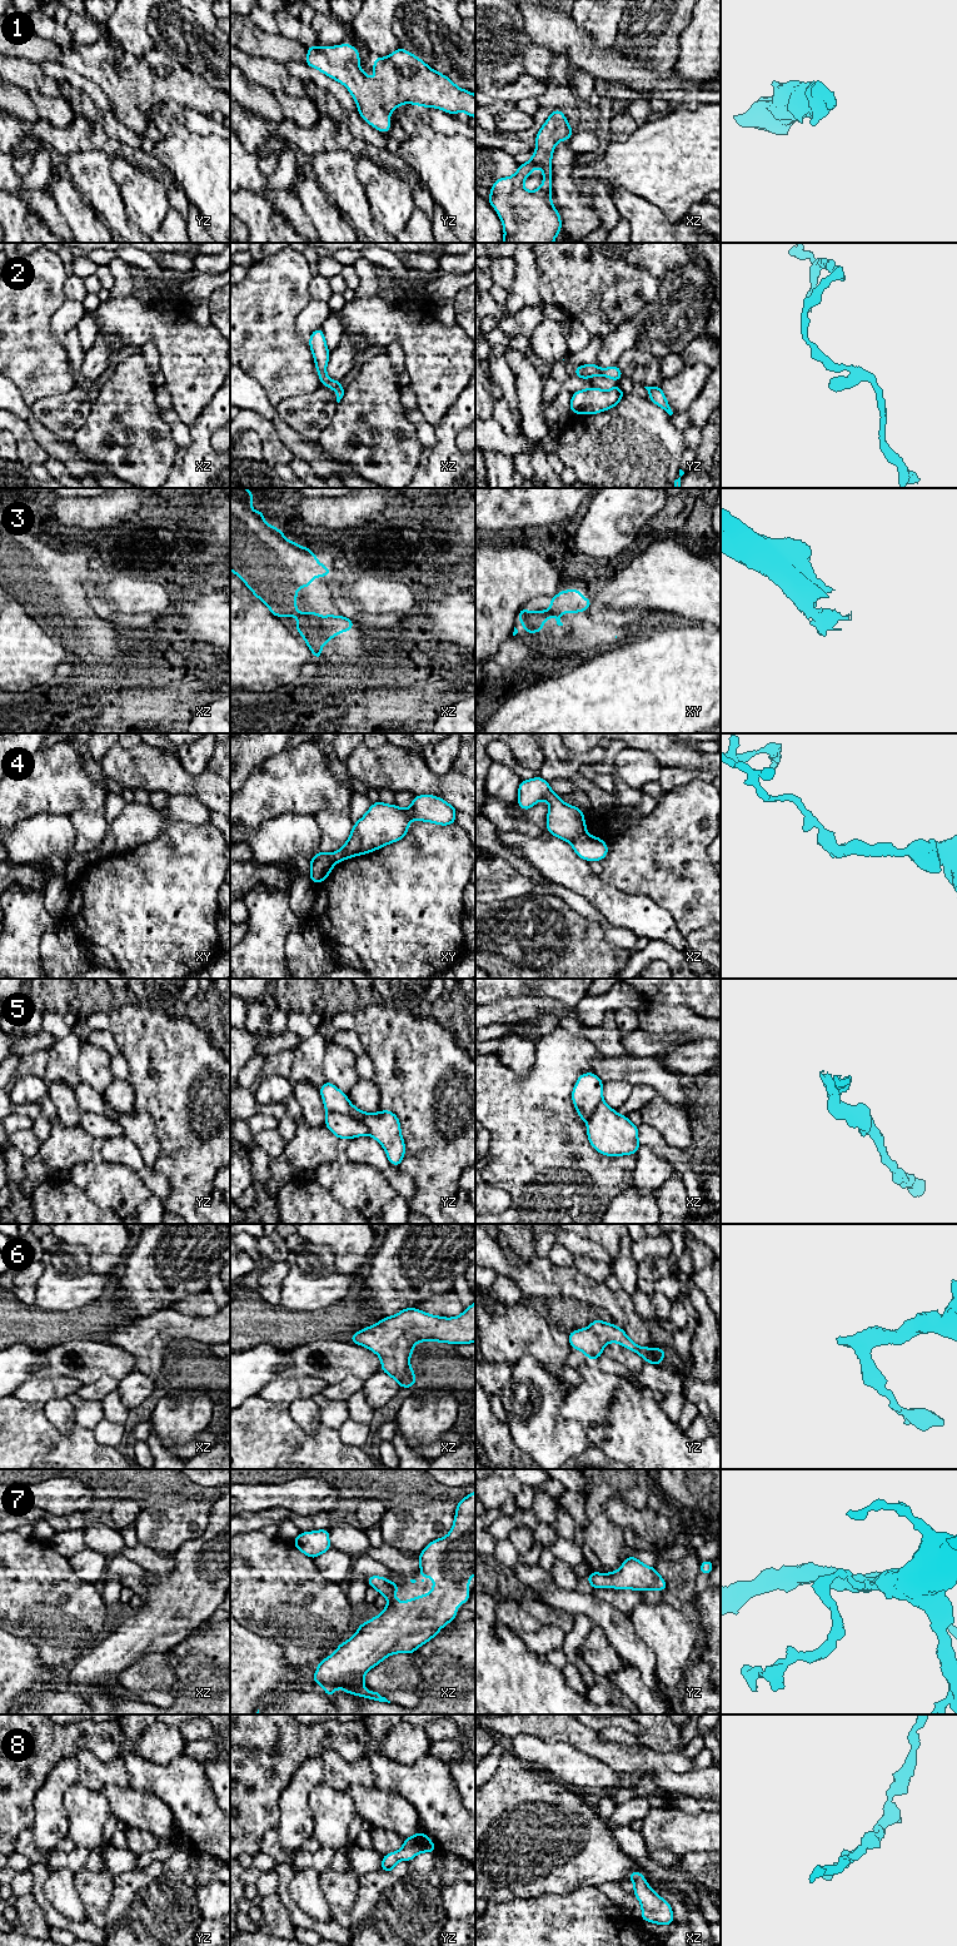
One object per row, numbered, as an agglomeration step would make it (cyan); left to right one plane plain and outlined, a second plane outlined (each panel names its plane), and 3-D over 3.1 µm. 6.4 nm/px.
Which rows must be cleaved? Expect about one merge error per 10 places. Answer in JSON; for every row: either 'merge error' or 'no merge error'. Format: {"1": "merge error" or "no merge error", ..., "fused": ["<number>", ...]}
{"1": "no merge error", "2": "no merge error", "3": "no merge error", "4": "no merge error", "5": "merge error", "6": "no merge error", "7": "no merge error", "8": "no merge error", "fused": ["5"]}

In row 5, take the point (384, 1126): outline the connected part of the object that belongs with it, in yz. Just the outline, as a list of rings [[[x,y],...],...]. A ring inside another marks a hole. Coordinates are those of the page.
[[[353,1105],[350,1113],[368,1128],[369,1135],[382,1144],[389,1163],[399,1166],[405,1154],[405,1144],[398,1116],[389,1110],[368,1114]]]

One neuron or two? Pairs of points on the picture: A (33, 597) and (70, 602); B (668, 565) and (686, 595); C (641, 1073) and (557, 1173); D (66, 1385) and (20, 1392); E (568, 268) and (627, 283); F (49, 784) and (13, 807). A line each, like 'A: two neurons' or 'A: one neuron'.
A: one neuron
B: one neuron
C: two neurons
D: one neuron
E: one neuron
F: one neuron

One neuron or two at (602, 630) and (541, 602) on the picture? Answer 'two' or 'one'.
one

